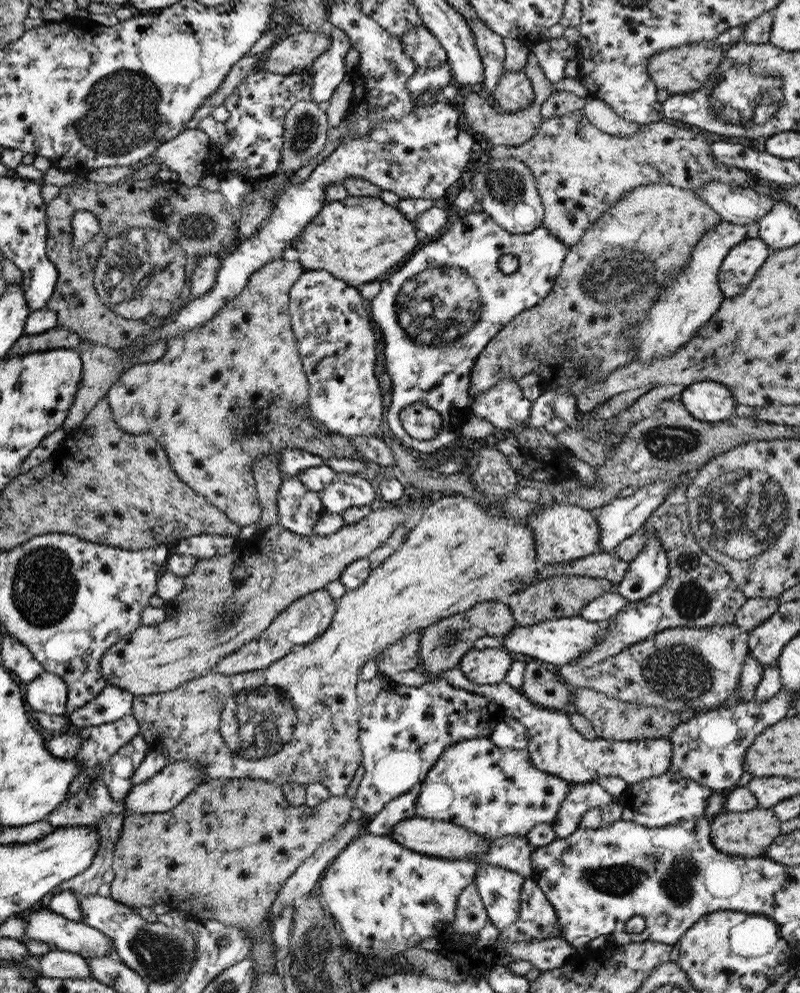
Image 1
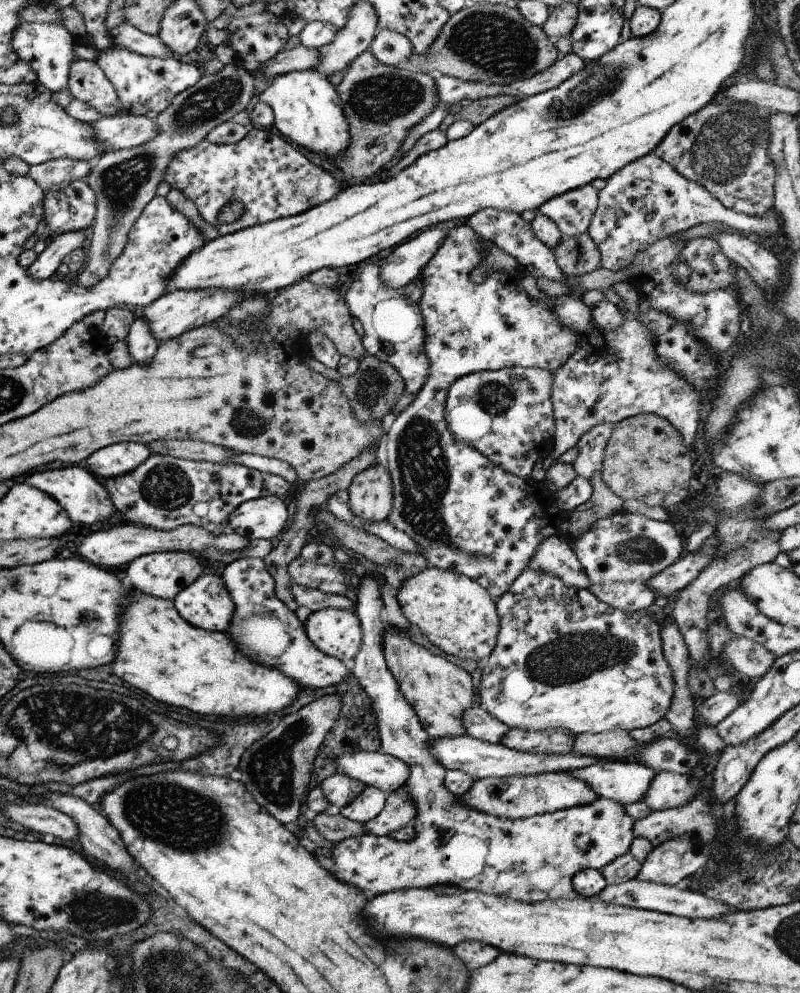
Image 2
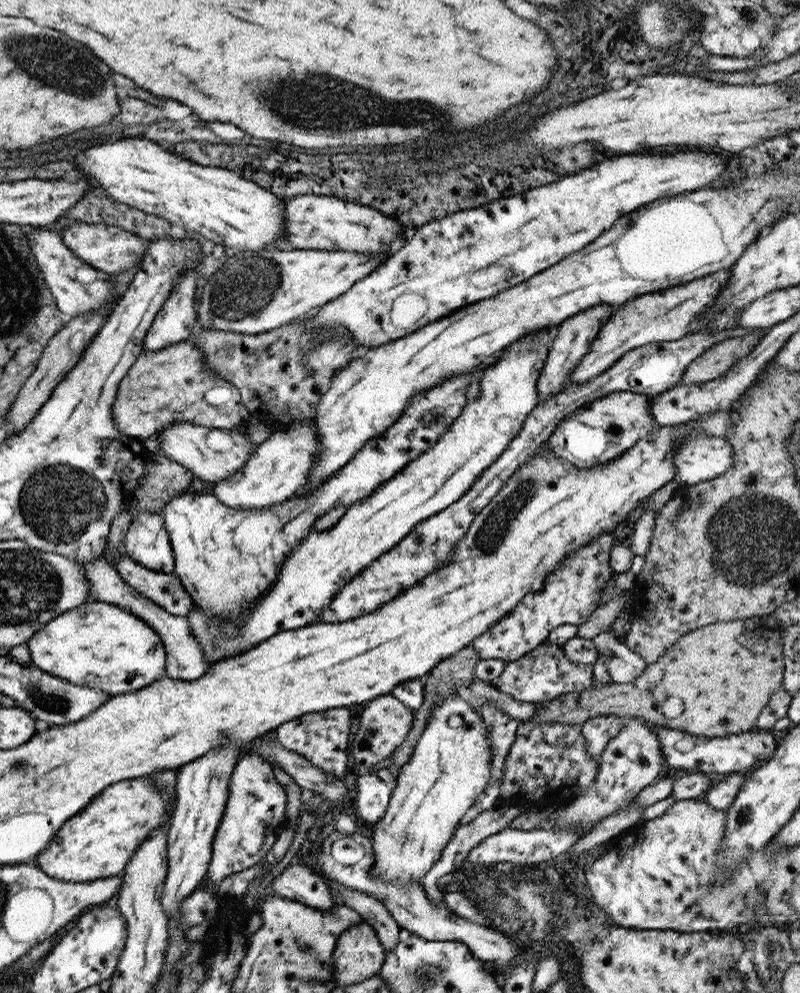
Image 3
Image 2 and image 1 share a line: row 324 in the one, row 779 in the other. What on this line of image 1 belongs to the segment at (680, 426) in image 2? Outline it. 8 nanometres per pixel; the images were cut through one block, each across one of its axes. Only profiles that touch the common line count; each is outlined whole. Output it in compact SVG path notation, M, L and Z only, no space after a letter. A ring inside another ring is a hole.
M456 668L440 672L439 674L425 674L424 672L417 672L415 670L403 670L403 672L397 672L389 675L389 680L403 684L406 686L419 687L424 683L428 683L433 680L437 680L442 677L447 681L449 685L465 689L469 692L479 693L481 696L488 700L496 702L503 710L506 718L513 717L518 720L526 728L527 744L526 749L528 757L533 767L537 770L545 771L547 774L552 774L557 778L561 778L566 783L572 785L583 784L589 782L596 782L600 776L615 776L623 779L628 785L635 782L641 782L642 780L656 777L667 773L669 765L671 765L672 746L671 743L664 738L658 739L643 739L639 741L611 741L602 738L595 738L593 740L585 740L569 722L568 716L560 711L551 709L543 709L538 705L532 703L521 692L517 692L514 688L511 688L505 681L498 682L497 684L473 684L470 680L467 680L461 671Z

